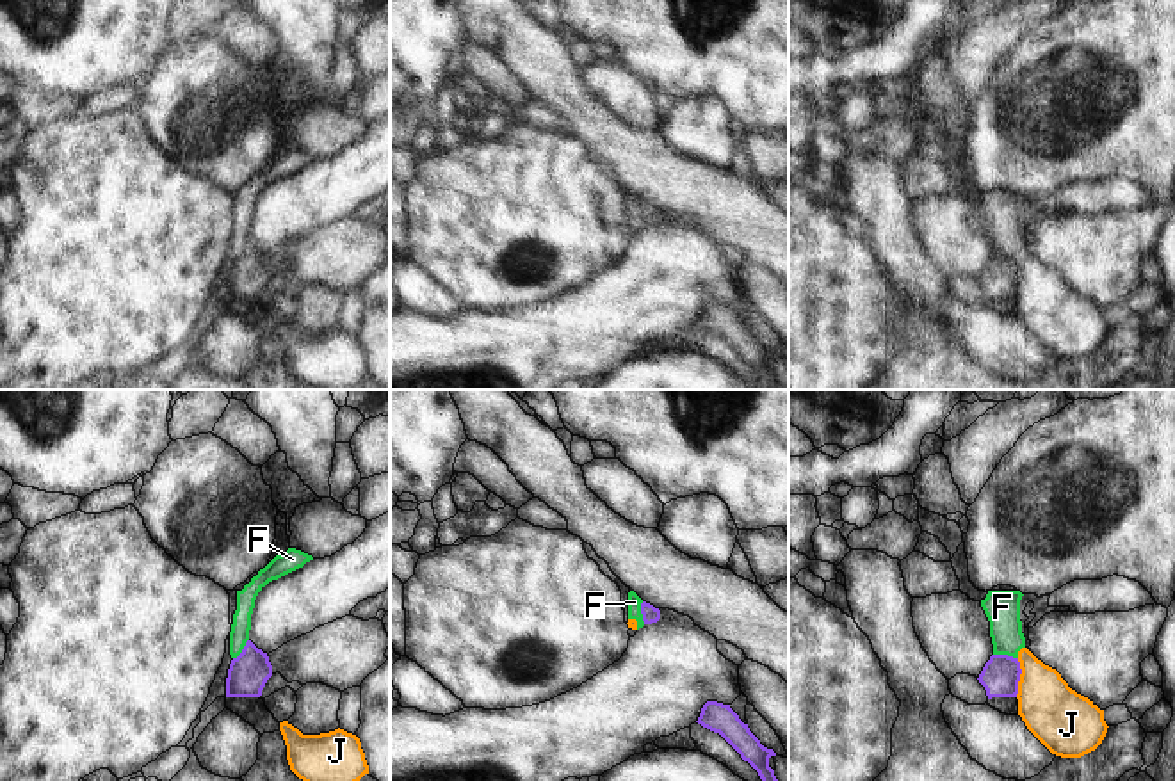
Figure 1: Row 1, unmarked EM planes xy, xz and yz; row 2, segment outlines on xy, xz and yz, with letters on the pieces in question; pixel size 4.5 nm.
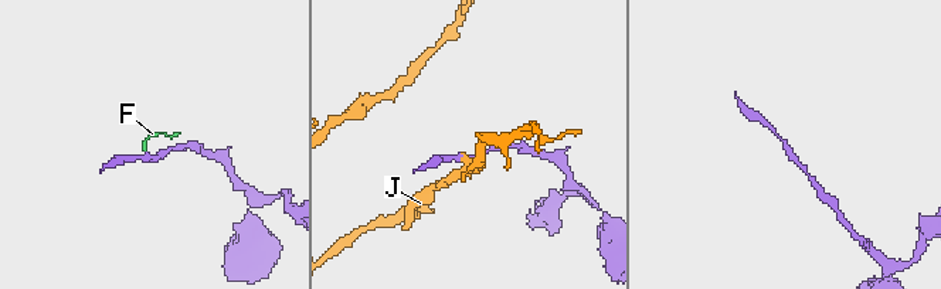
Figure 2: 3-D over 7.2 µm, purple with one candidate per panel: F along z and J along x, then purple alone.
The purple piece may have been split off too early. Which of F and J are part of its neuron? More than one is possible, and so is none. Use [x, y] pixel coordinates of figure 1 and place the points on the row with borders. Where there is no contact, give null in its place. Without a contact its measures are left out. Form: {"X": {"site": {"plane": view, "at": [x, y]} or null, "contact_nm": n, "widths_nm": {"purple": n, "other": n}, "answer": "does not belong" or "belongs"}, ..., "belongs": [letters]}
{"F": {"site": {"plane": "yz", "at": [1006, 655]}, "contact_nm": 110, "widths_nm": {"purple": 170, "other": 160}, "answer": "does not belong"}, "J": {"site": {"plane": "yz", "at": [1019, 678]}, "contact_nm": 180, "widths_nm": {"purple": 170, "other": 280}, "answer": "does not belong"}, "belongs": []}

